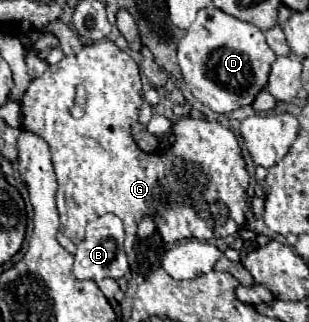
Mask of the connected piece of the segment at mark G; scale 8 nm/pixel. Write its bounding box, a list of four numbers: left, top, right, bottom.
[22,39,248,243]

